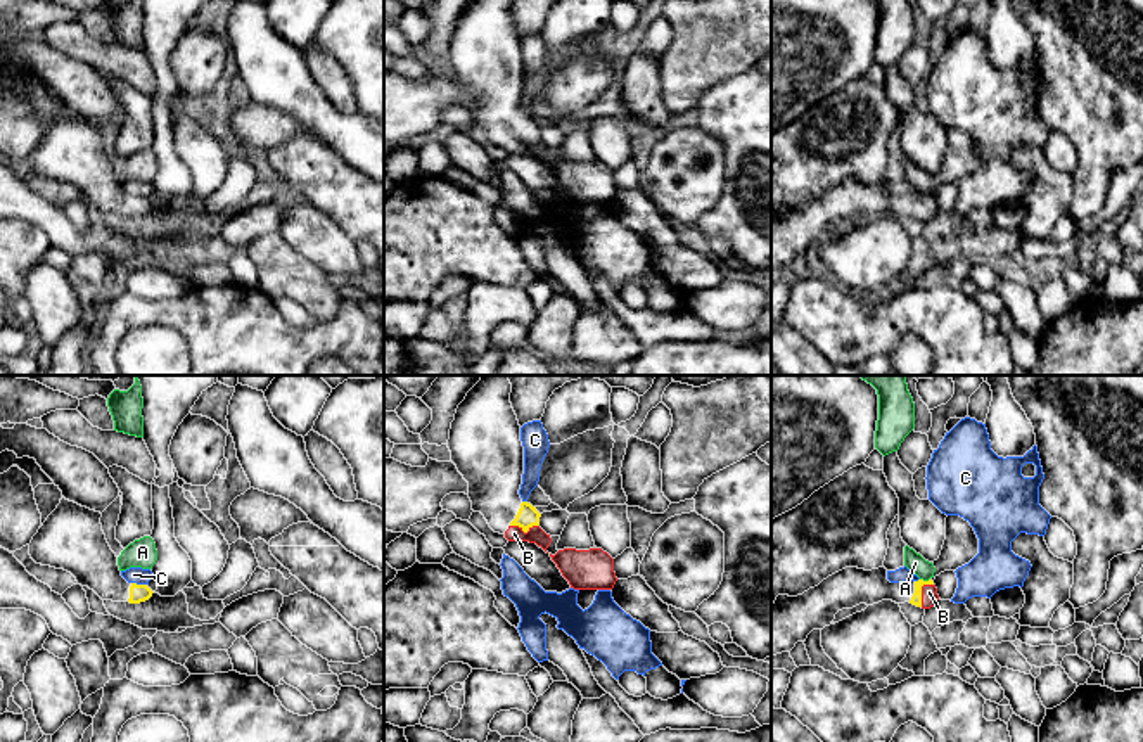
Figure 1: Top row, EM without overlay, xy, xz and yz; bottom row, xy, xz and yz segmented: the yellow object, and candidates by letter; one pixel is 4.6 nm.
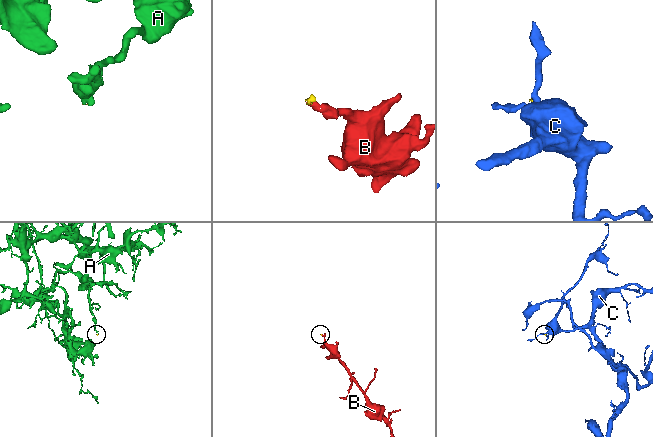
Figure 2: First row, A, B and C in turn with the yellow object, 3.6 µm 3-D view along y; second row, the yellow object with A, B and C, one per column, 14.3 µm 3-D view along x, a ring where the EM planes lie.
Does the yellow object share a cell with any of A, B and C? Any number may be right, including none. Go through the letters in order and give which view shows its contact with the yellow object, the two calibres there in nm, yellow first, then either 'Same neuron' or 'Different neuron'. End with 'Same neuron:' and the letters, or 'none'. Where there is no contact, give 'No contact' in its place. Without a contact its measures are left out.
A: Touches yellow in yz. Thickness 50 nm (yellow) against 90 nm. Different neuron
B: Touches yellow in xz. Thickness 100 nm (yellow) against 80 nm. Same neuron
C: Touches yellow in xy. Thickness 80 nm (yellow) against 80 nm. Different neuron
Same neuron: B

